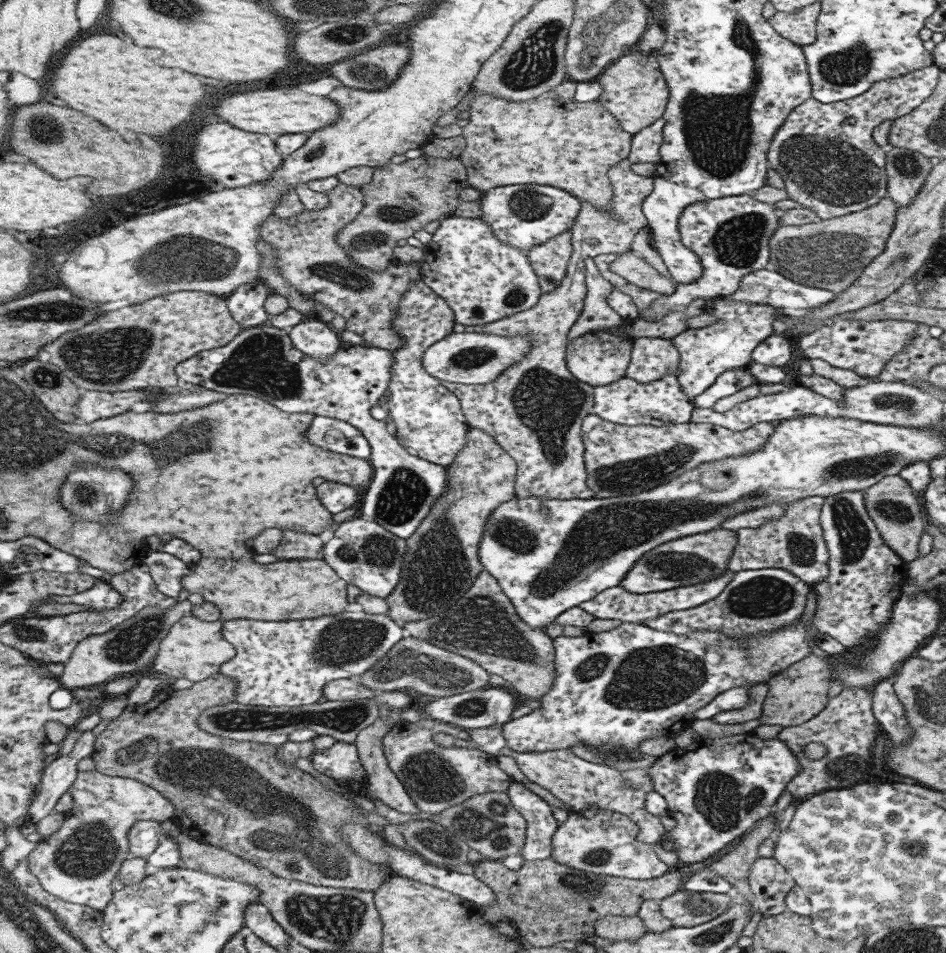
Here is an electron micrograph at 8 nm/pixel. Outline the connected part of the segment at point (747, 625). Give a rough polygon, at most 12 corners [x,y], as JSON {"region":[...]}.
{"region":[[741,570],[714,600],[639,623],[745,638],[794,624],[811,585]]}

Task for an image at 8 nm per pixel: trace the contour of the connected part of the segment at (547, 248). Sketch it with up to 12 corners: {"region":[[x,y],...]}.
{"region":[[571,230],[533,246],[528,260],[541,291],[560,286]]}

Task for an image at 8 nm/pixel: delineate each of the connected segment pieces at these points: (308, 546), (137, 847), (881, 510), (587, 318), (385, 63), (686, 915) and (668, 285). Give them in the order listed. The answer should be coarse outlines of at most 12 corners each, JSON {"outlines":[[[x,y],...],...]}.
{"outlines":[[[282,530],[271,552],[280,560],[311,559],[323,552],[316,534]],[[140,820],[128,830],[130,856],[152,855],[162,826]],[[886,476],[864,491],[886,546],[918,558],[925,515],[909,482]],[[585,263],[584,308],[566,344],[588,332],[625,322],[606,304],[617,288]],[[396,40],[337,61],[347,87],[380,90],[410,55]],[[682,889],[662,897],[674,927],[698,926],[724,914],[729,894]],[[634,251],[617,256],[611,271],[630,284],[670,296],[678,283]]]}

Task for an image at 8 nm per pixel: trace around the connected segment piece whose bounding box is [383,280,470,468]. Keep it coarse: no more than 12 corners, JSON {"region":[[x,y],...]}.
{"region":[[423,280],[403,295],[404,344],[383,404],[400,444],[448,467],[466,444],[459,398],[422,356],[455,314]]}

